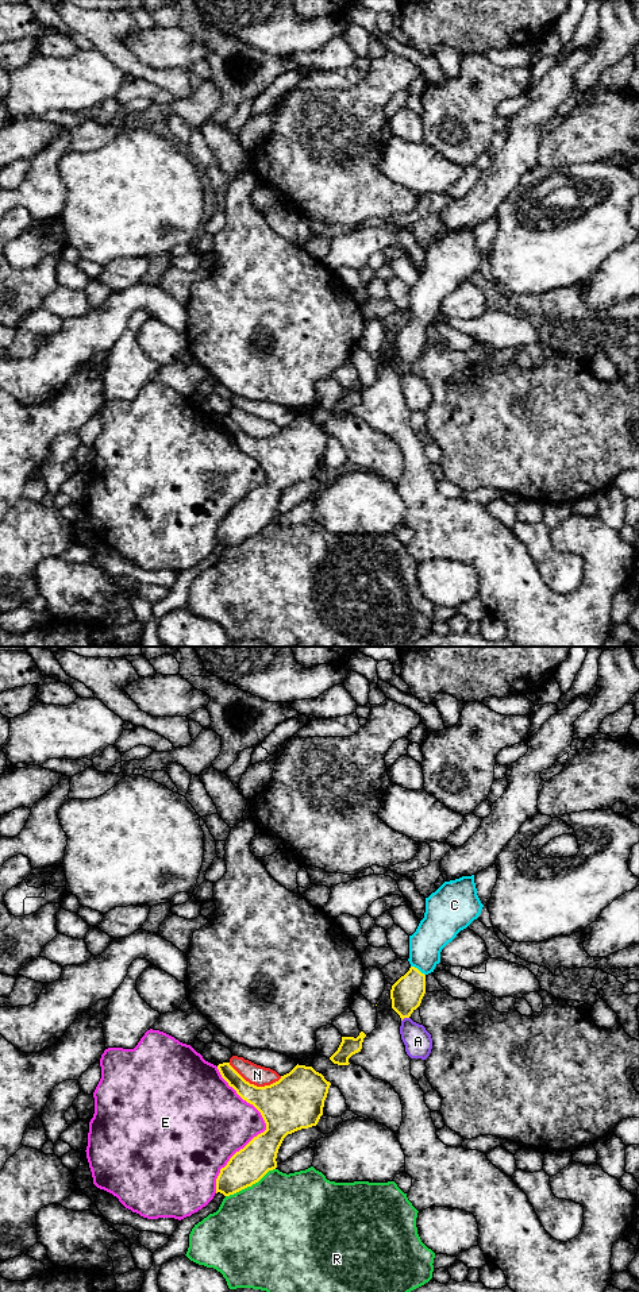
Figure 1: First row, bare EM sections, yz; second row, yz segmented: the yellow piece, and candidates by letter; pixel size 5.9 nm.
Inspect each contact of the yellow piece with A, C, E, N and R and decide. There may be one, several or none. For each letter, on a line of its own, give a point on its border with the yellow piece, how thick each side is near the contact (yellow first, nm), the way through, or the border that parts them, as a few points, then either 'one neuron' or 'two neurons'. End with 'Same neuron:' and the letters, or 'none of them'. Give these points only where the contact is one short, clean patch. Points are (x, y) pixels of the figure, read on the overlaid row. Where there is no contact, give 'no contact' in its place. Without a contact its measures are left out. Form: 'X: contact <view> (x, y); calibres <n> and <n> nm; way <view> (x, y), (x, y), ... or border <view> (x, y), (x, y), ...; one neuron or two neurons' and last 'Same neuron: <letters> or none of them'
A: contact yz (404, 1017); calibres 190 and 170 nm; border yz (408, 1017), (401, 1021); two neurons
C: contact yz (416, 968); calibres 190 and 200 nm; way yz (407, 992), (415, 979), (416, 968), (434, 932); one neuron
E: contact yz (264, 1132); calibres 320 and 360 nm; two neurons
N: contact yz (256, 1086); calibres 320 and 120 nm; two neurons
R: contact yz (250, 1186); calibres 220 and 500 nm; two neurons
Same neuron: C

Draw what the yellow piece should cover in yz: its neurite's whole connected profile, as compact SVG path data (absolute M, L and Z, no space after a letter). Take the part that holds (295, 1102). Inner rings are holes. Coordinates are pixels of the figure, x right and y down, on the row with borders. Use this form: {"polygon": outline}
{"polygon": "M230 1062L219 1064L218 1069L228 1085L232 1087L243 1100L253 1104L261 1112L266 1123L266 1130L236 1152L227 1165L220 1169L216 1179L216 1193L220 1192L224 1196L230 1196L251 1187L269 1170L277 1168L277 1153L288 1134L317 1125L323 1115L324 1100L331 1083L312 1067L299 1064L289 1073L281 1076L278 1081L265 1087L257 1087L246 1081Z"}

